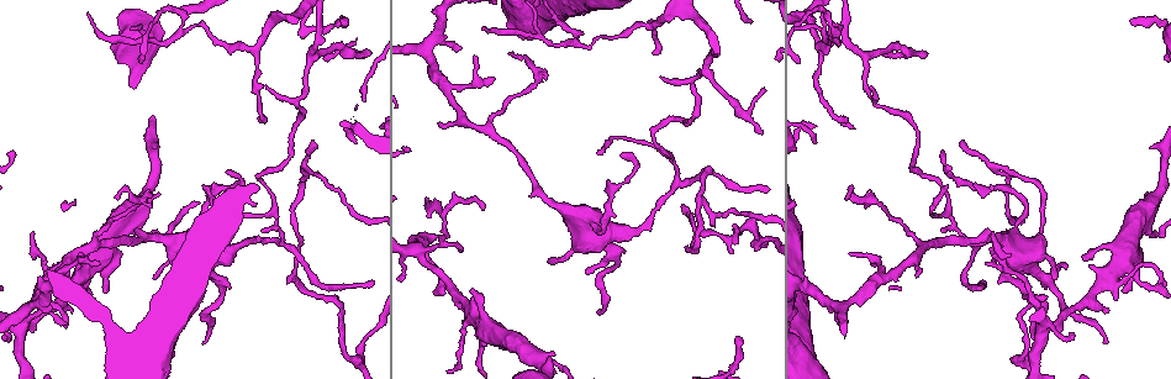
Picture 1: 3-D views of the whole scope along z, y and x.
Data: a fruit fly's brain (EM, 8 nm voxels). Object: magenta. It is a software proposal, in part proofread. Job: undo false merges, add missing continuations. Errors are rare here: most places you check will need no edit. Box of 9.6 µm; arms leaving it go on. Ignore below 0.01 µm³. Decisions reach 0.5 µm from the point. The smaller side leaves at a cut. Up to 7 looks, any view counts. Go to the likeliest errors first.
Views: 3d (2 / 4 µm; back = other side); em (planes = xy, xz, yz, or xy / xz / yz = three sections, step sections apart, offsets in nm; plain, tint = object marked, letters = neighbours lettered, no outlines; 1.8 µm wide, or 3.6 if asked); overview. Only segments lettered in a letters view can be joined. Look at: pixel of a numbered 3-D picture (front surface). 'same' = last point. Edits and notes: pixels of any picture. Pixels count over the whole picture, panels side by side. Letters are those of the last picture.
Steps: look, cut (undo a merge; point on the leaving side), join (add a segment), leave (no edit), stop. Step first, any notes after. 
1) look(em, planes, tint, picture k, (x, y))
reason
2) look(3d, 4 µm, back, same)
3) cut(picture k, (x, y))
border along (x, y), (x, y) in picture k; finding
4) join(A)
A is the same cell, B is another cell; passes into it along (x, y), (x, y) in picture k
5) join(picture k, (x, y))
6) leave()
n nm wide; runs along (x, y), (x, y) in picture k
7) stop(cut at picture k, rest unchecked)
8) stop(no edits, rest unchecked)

look(em, planes, letters, picture 1, (753, 227))
three-way junction

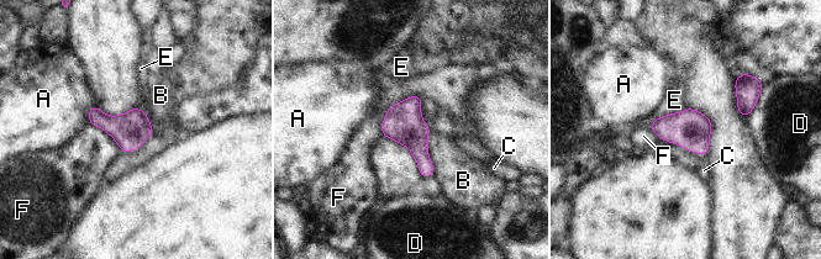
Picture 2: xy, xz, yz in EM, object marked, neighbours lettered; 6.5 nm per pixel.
leave()
A, B, C, D, E and F are other cells; border along (430, 131), (427, 149), (433, 175) in picture 2; all the same neuron

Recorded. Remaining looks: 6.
look(em, planes, letters, picture 1, (1046, 325))
four or more arms meet

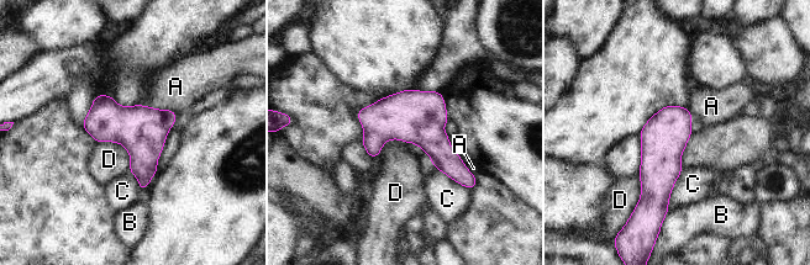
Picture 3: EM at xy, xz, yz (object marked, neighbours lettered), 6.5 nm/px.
leave()
300 nm wide; A, B, C and D are other cells; border along (96, 142), (119, 142), (129, 169) in picture 3; all the same neuron

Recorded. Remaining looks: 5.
look(3d, 4 µm, picture 1, (426, 201))
free end

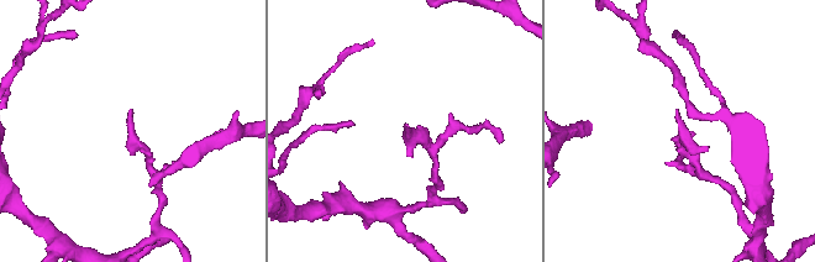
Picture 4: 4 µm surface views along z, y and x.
look(em, planes, plain, picture 4, (675, 110))

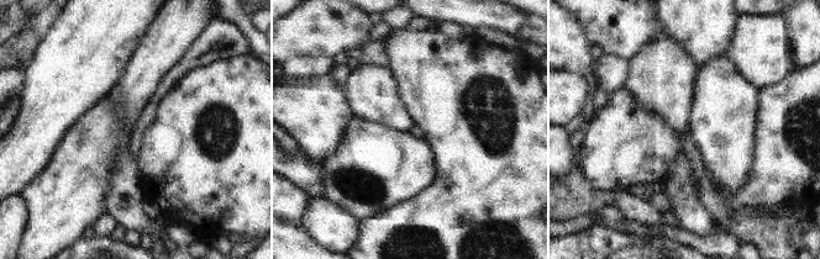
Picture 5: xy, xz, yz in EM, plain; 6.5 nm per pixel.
look(em, planes, letters, same)
see the neighbours

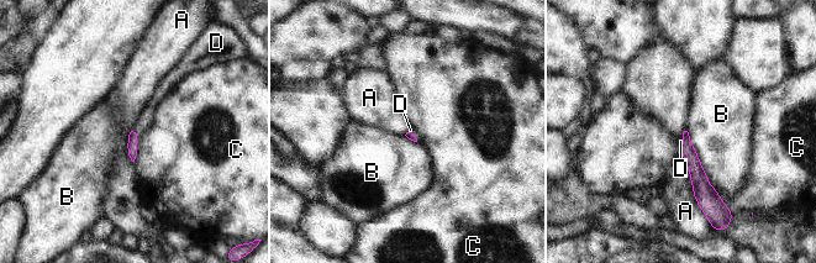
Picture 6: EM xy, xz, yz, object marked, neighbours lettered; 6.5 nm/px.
join(D)
B touches over 550 nm; D is the same cell, A, B and C are other cells; passes into it along (132, 147), (136, 137), (142, 121) in picture 6; the neuron continues

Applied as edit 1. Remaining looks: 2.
stop(join at picture 6, rest unchecked)

